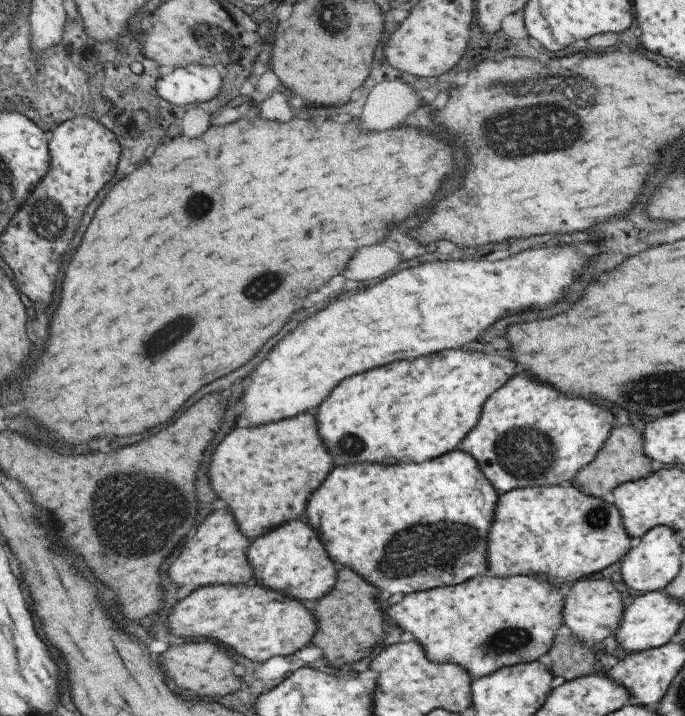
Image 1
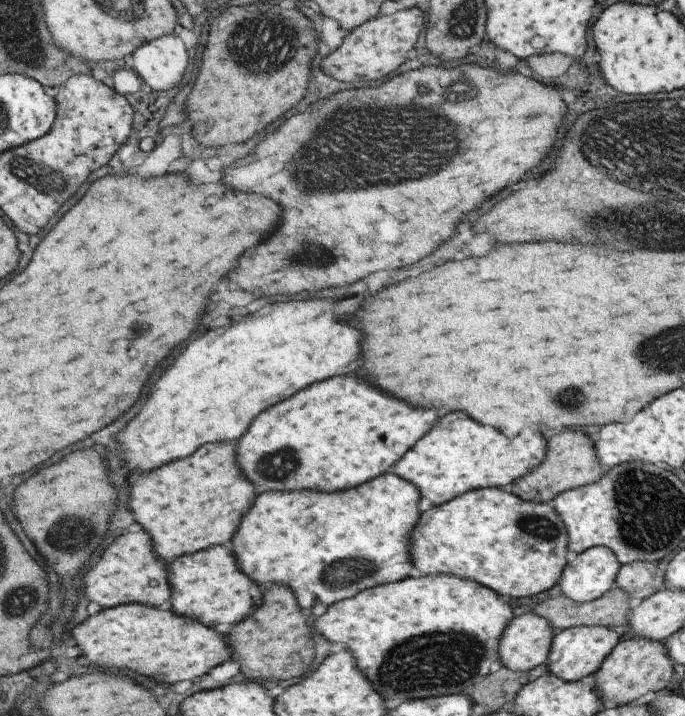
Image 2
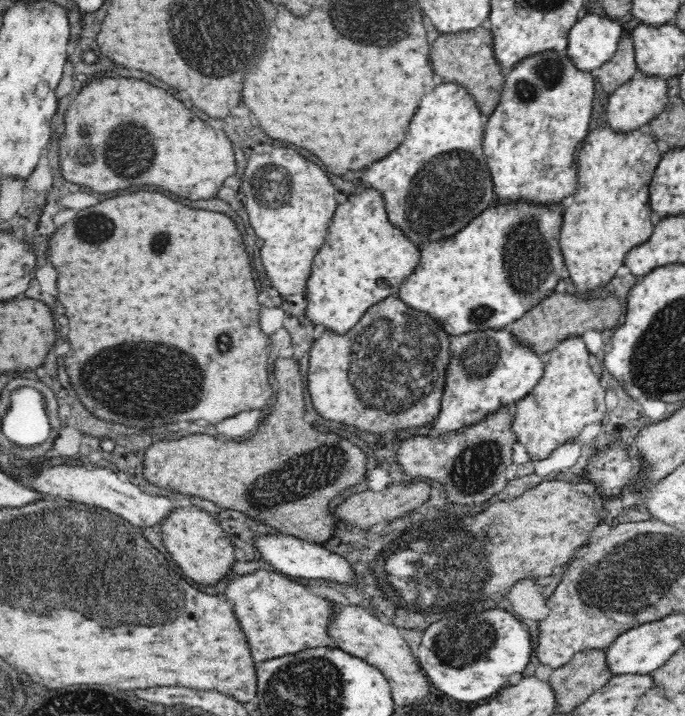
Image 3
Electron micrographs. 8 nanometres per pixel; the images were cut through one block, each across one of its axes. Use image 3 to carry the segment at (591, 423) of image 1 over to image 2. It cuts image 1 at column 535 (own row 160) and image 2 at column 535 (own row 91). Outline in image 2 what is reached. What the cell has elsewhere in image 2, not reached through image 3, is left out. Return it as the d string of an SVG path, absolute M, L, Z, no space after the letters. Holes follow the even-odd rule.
M457 412L445 416L431 434L421 438L392 472L415 482L423 492L423 498L439 506L469 491L513 484L537 470L549 452L550 440L543 438L541 432L523 430L517 438L509 438L497 428L477 424L467 414Z

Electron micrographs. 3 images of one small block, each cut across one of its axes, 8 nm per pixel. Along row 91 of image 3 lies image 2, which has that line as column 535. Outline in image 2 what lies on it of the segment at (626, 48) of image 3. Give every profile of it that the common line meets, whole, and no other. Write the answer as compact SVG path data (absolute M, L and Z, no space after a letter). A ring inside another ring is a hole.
M615 587L615 590L610 590L609 593L603 594L594 601L575 602L575 600L569 600L565 595L560 595L547 599L536 606L531 605L531 611L547 618L551 622L551 626L555 626L557 633L577 626L605 626L623 630L627 625L627 614L631 610L627 603L628 600L629 596L619 587Z

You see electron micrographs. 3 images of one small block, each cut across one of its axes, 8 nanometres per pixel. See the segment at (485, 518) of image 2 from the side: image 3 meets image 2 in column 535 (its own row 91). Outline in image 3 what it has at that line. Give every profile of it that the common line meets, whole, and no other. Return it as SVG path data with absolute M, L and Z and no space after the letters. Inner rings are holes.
M567 49L543 51L514 64L514 68L505 76L498 106L488 116L483 128L482 146L498 198L554 204L575 192L577 151L588 134L596 94L594 88L594 75L590 70L580 70L570 59Z

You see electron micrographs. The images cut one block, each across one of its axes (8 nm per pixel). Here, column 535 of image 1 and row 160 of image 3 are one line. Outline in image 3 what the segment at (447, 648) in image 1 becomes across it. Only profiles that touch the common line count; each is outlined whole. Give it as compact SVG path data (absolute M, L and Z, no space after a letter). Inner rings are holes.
M609 124L594 128L577 151L578 190L566 204L560 234L565 265L572 287L586 292L616 276L630 248L646 242L652 234L650 183L660 162L658 138L647 126L618 132Z

